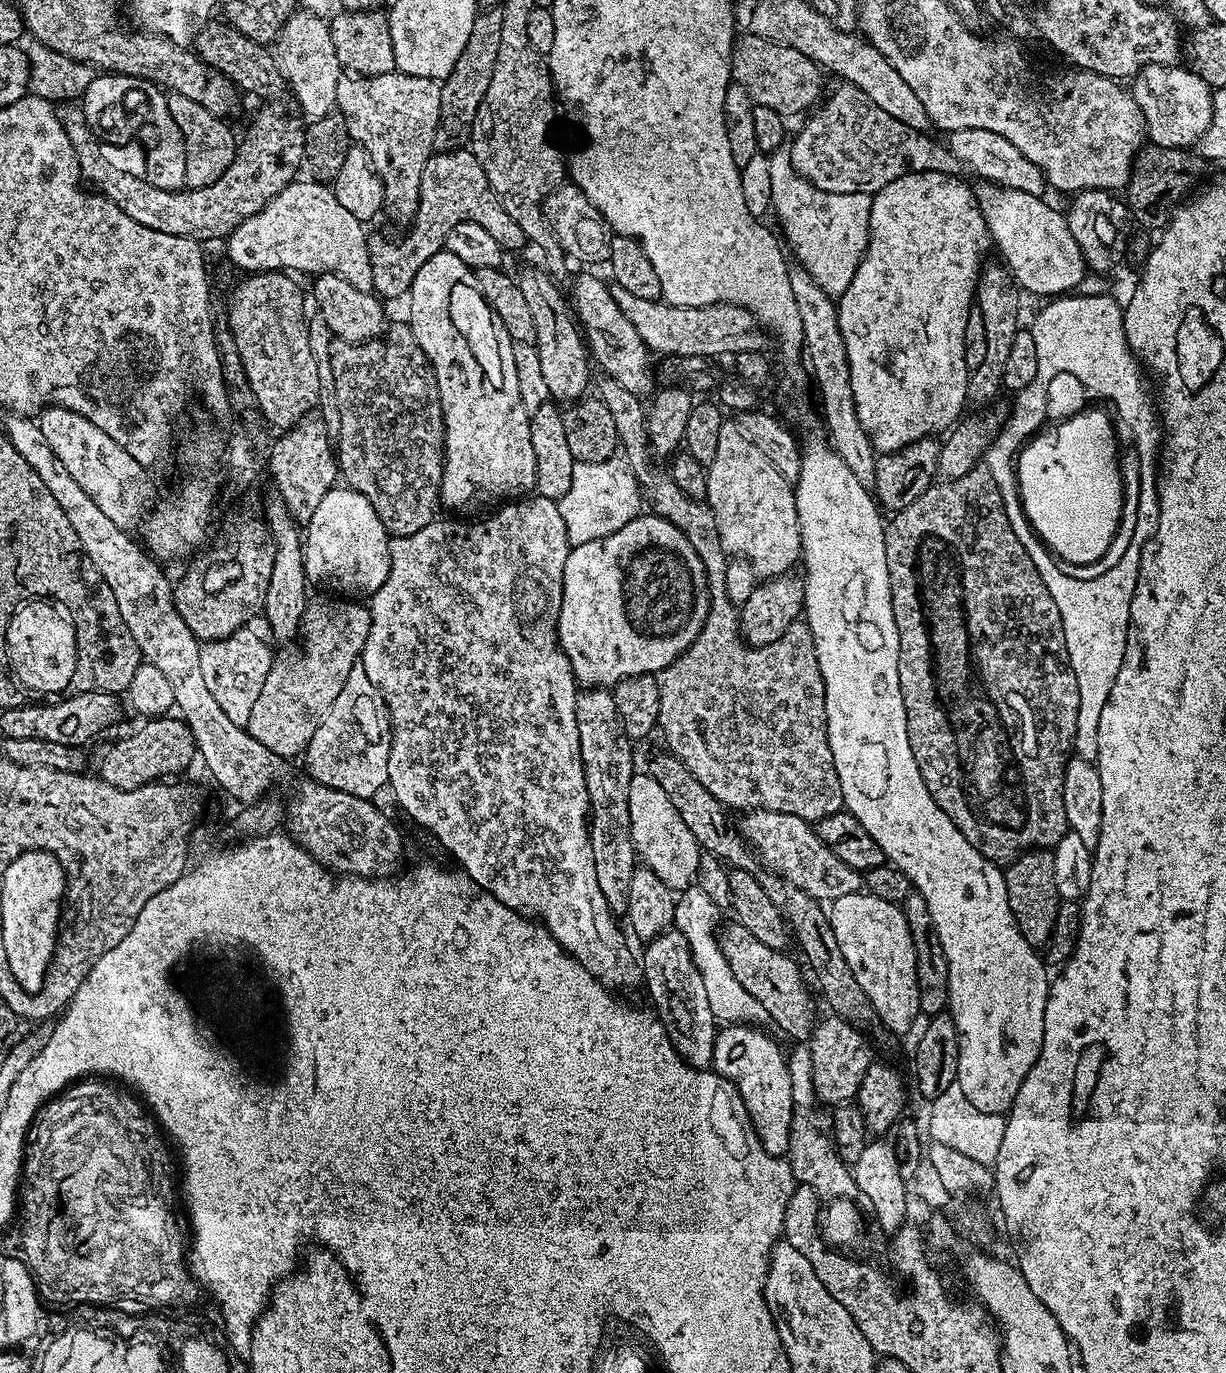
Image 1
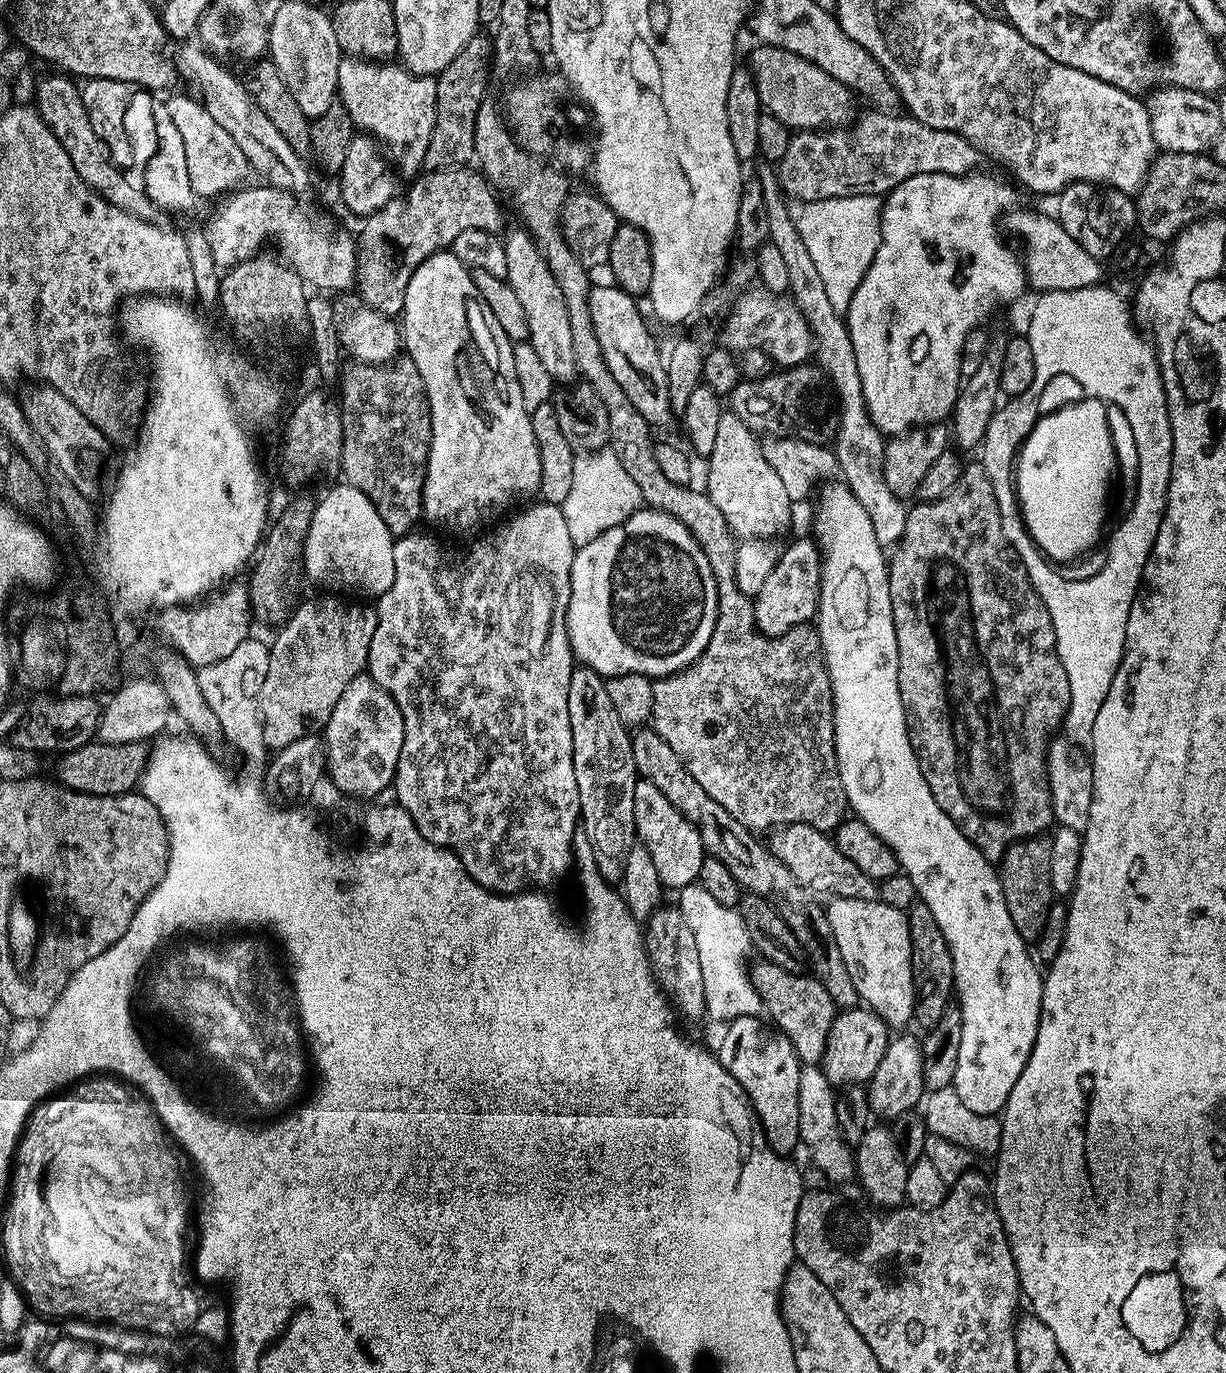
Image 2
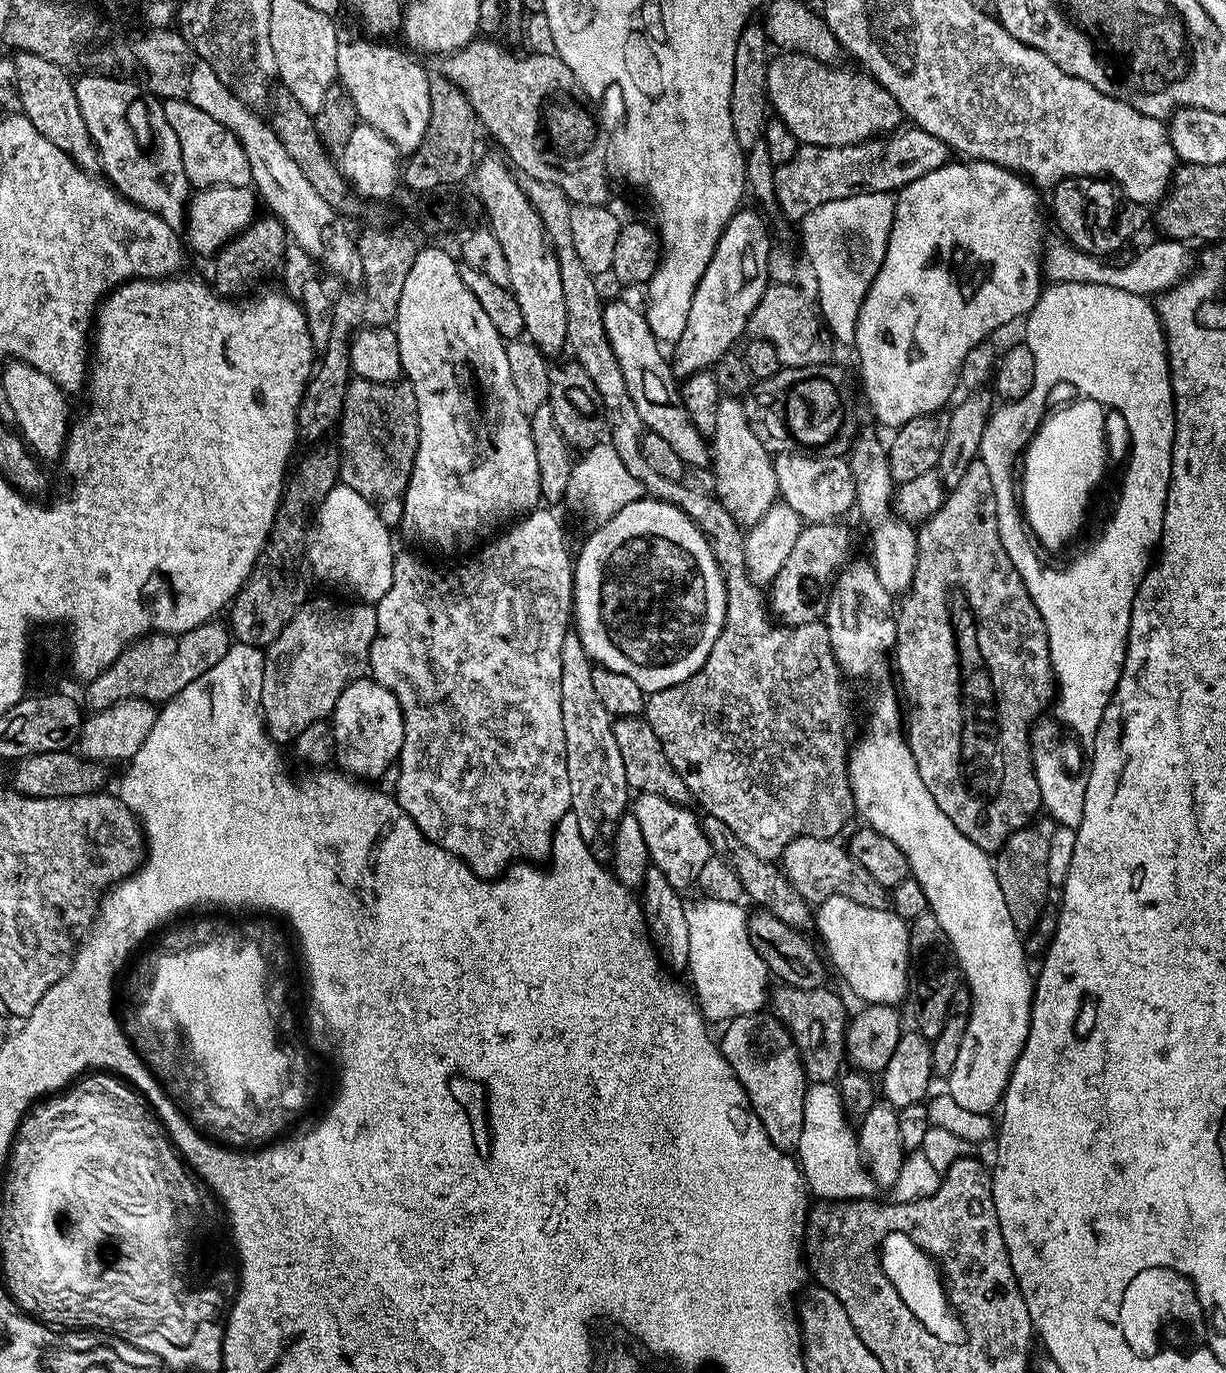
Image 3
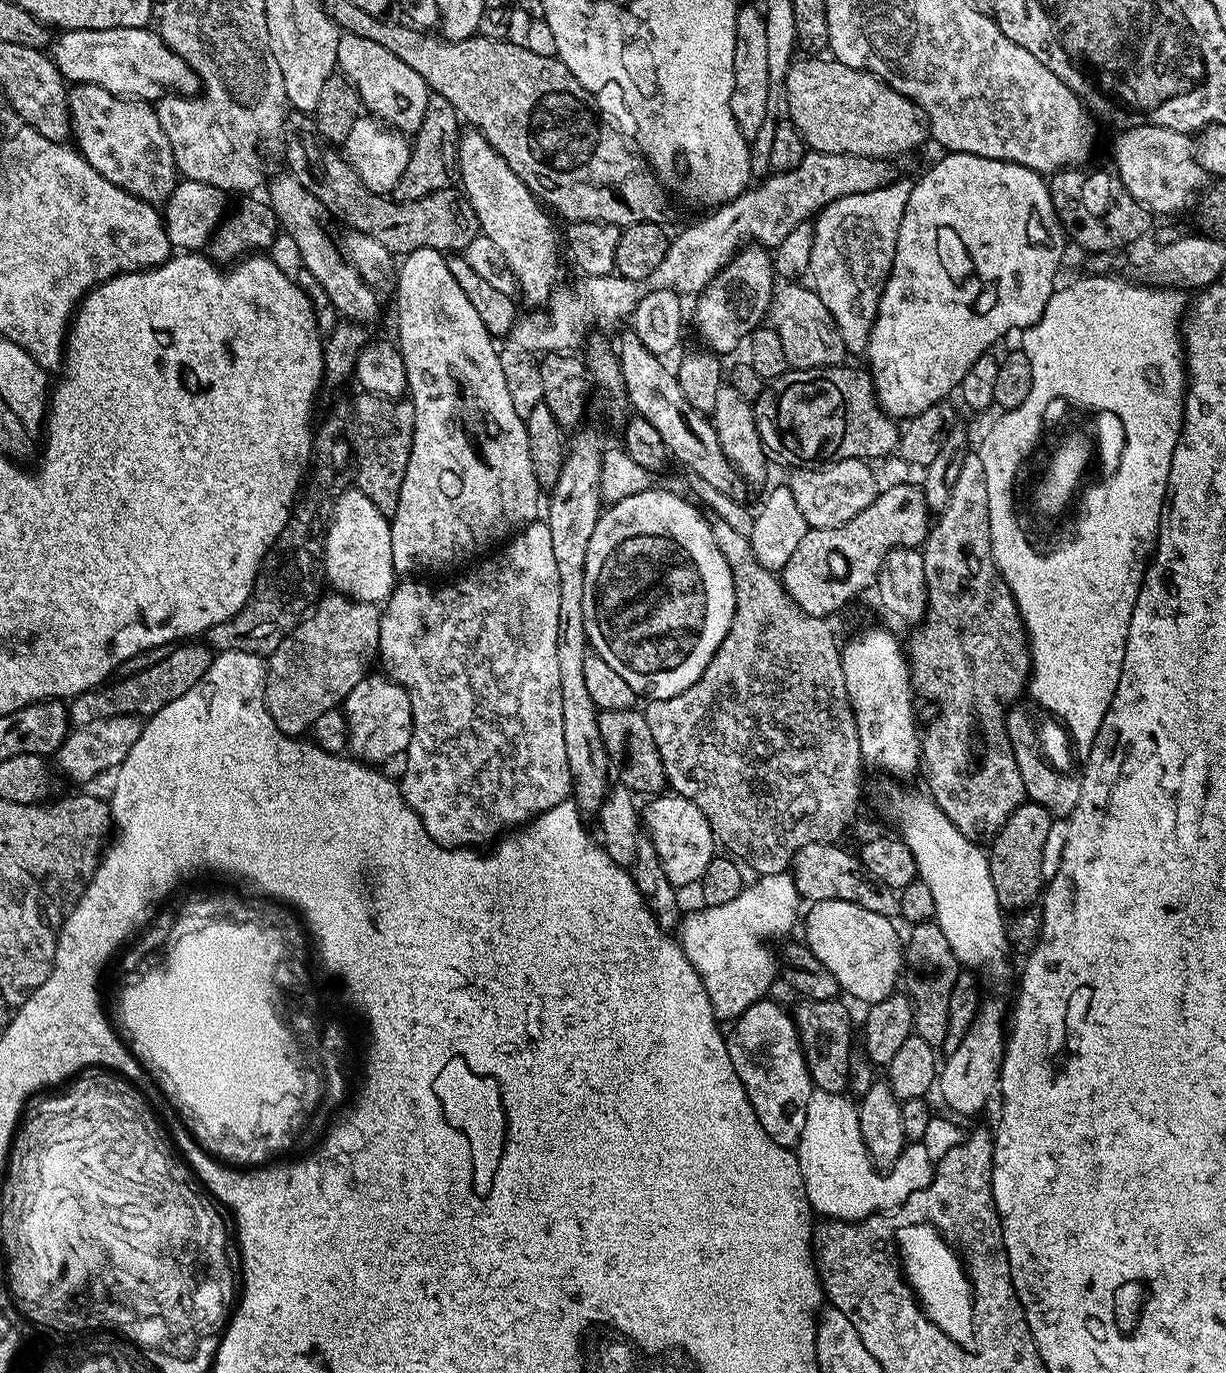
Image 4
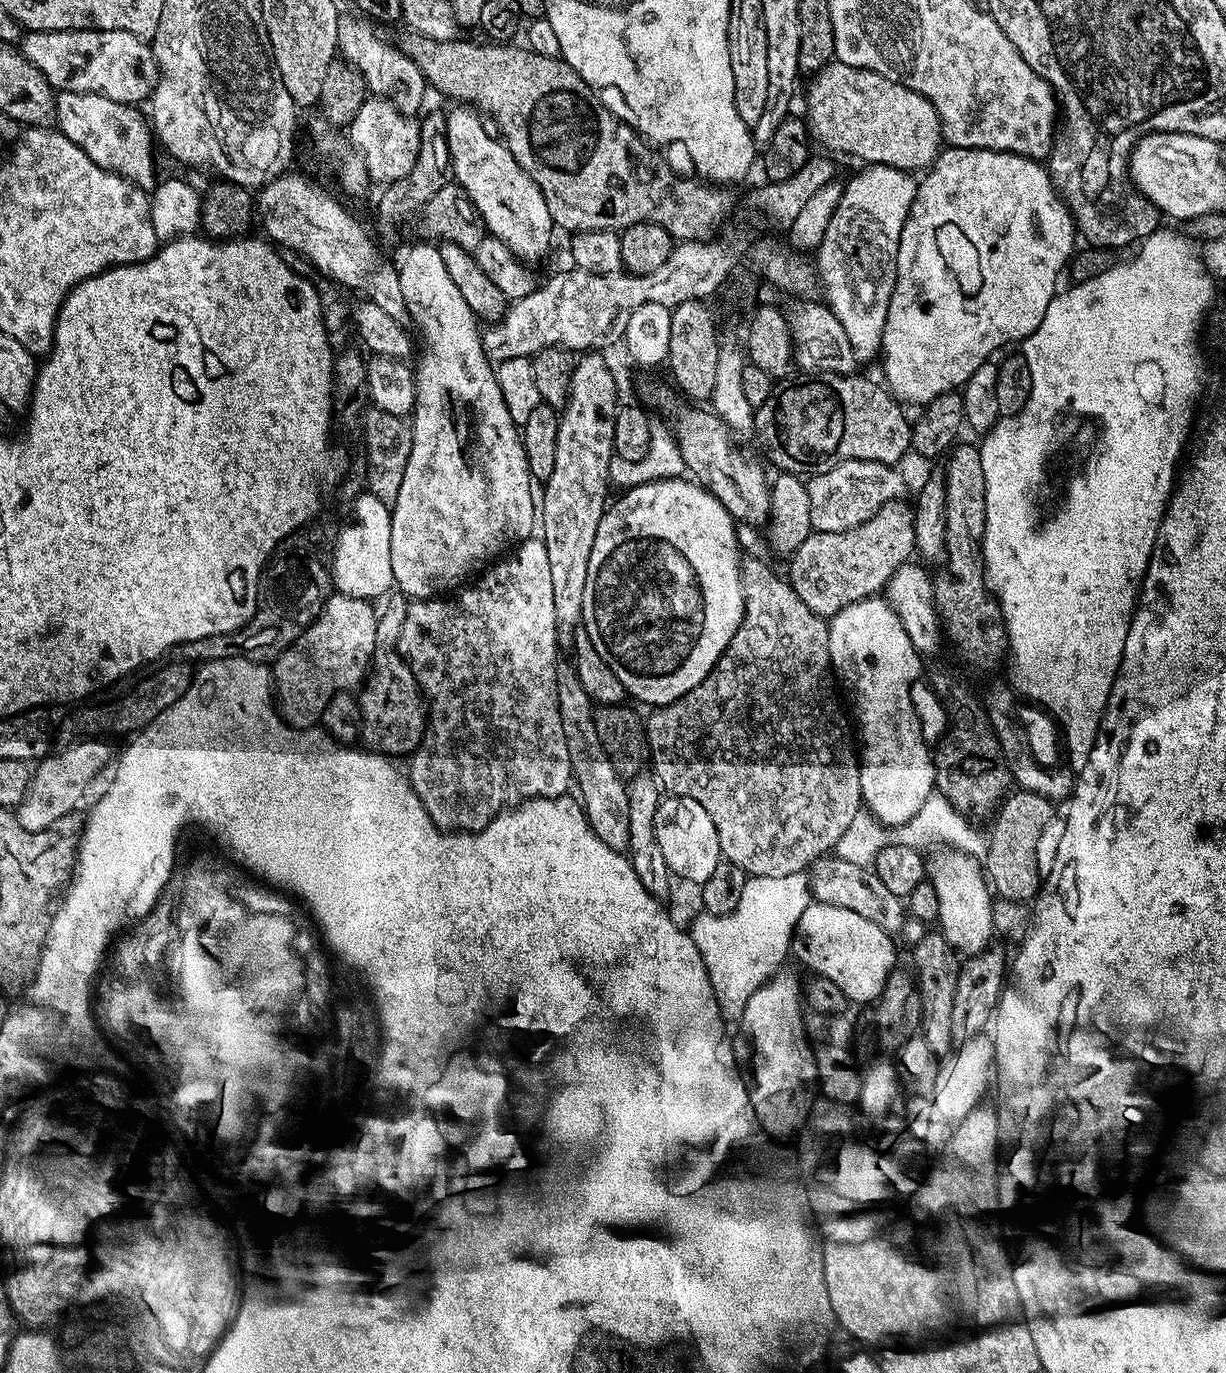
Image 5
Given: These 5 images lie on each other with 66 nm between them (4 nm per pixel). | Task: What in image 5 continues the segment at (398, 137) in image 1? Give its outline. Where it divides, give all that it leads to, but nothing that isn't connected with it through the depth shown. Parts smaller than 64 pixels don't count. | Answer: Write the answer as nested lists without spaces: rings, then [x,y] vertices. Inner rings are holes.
[[[352,14],[356,16],[341,15],[338,22],[338,42],[336,47],[339,55],[348,63],[354,65],[364,76],[365,82],[368,83],[369,93],[373,97],[389,100],[399,112],[404,112],[408,116],[415,117],[416,111],[424,104],[424,92],[426,93],[426,81],[424,75],[418,70],[418,66],[414,66],[414,62],[410,62],[410,58],[406,58],[406,54],[402,54],[395,43],[383,40],[382,37],[376,36],[377,25],[373,21],[365,18],[360,14]]]

